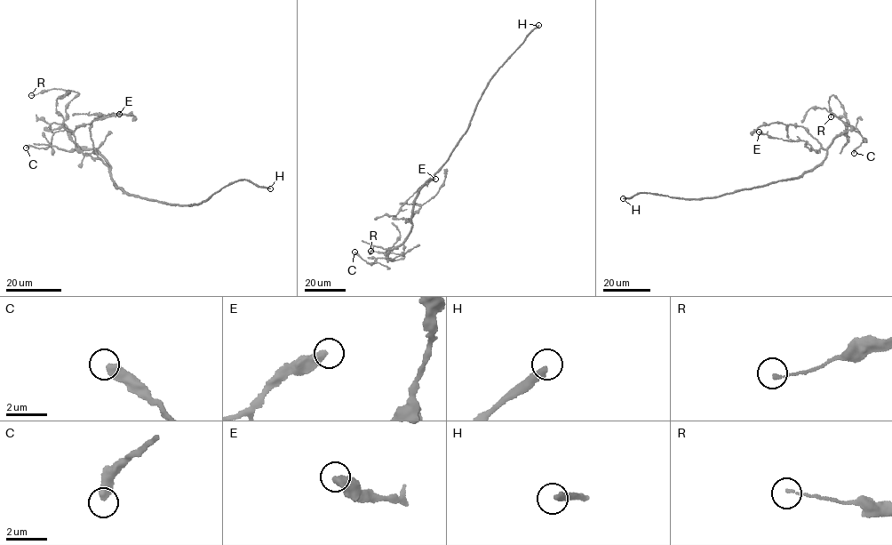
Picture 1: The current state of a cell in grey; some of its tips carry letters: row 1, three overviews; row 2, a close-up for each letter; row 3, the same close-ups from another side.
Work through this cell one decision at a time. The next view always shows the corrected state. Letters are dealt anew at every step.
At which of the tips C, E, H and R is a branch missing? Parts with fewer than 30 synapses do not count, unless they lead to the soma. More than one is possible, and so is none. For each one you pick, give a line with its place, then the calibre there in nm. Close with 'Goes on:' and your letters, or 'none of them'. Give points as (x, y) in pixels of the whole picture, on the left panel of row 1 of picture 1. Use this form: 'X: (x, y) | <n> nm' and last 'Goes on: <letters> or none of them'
H: (270, 188) | 280 nm
Goes on: H

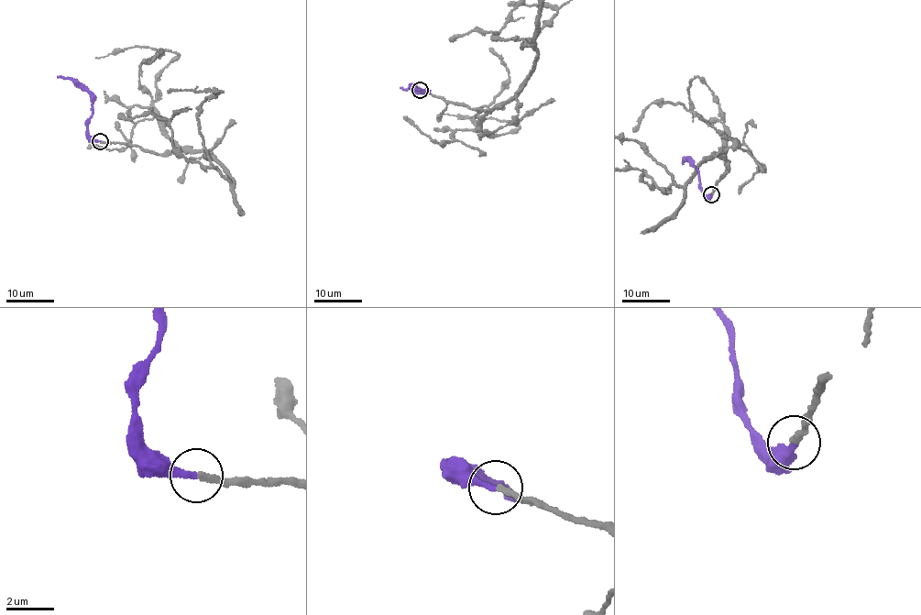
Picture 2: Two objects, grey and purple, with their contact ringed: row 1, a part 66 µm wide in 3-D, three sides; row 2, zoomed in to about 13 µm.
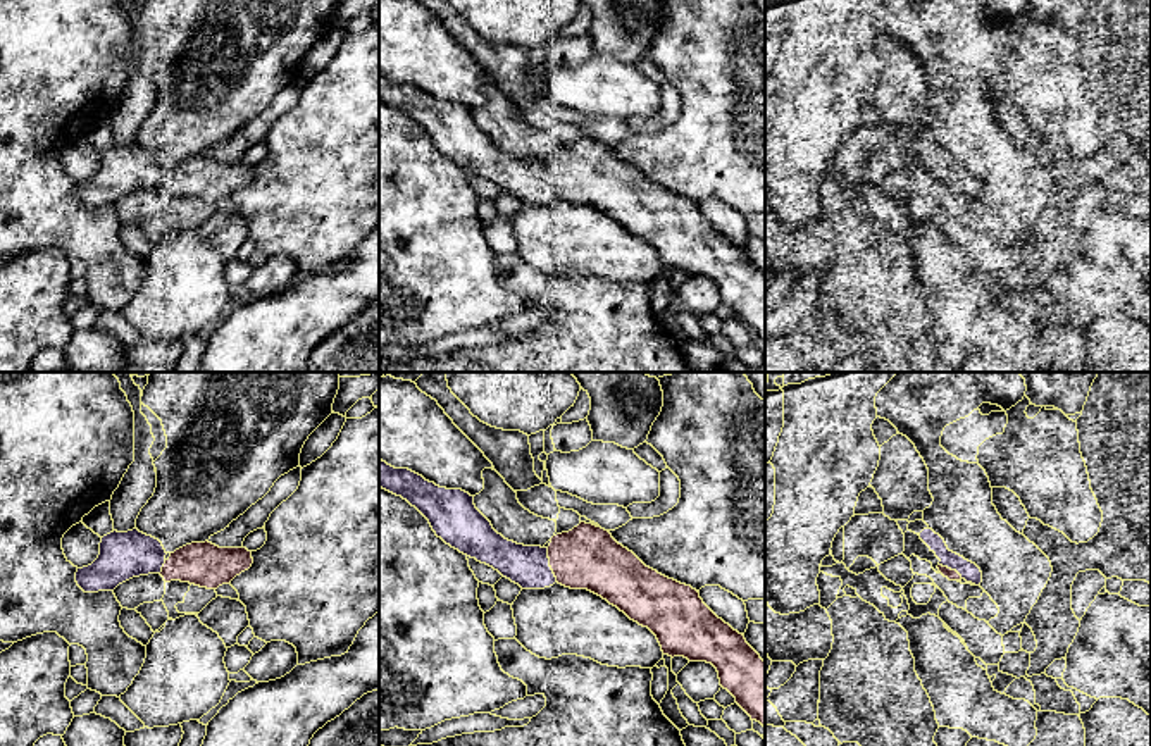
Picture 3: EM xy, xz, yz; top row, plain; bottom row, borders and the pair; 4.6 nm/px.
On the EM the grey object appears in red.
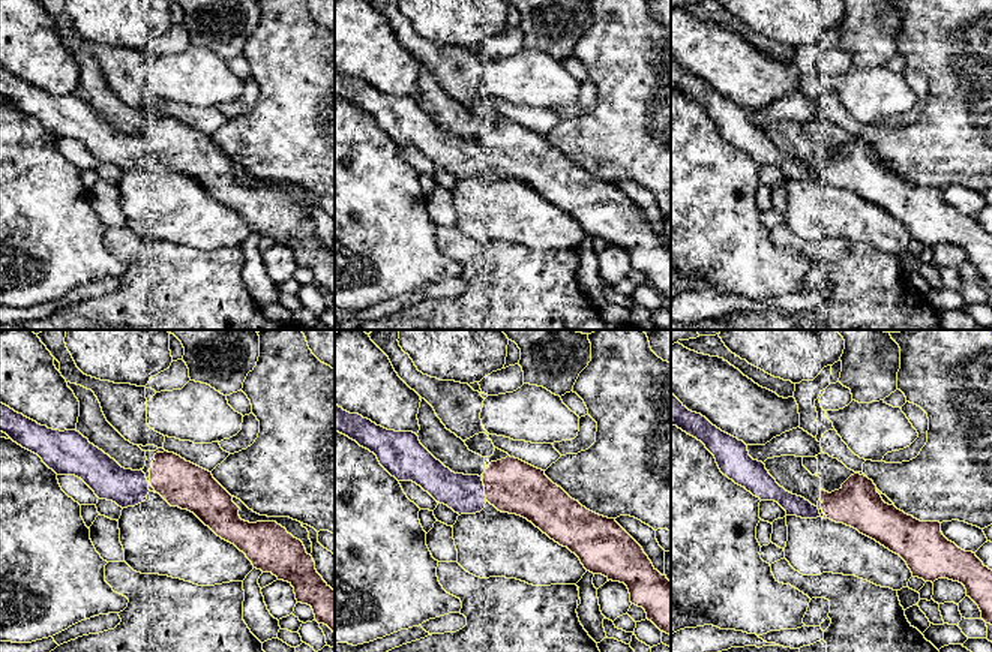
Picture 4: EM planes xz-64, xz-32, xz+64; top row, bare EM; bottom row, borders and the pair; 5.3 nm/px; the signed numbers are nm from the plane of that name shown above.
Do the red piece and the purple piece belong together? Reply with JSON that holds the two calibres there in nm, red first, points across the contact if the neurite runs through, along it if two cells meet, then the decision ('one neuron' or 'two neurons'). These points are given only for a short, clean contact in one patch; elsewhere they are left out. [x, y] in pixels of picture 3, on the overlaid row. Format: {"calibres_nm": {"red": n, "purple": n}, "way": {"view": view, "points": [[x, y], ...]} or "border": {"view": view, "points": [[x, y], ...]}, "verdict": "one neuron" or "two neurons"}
{"calibres_nm": {"red": 300, "purple": 190}, "verdict": "one neuron"}

